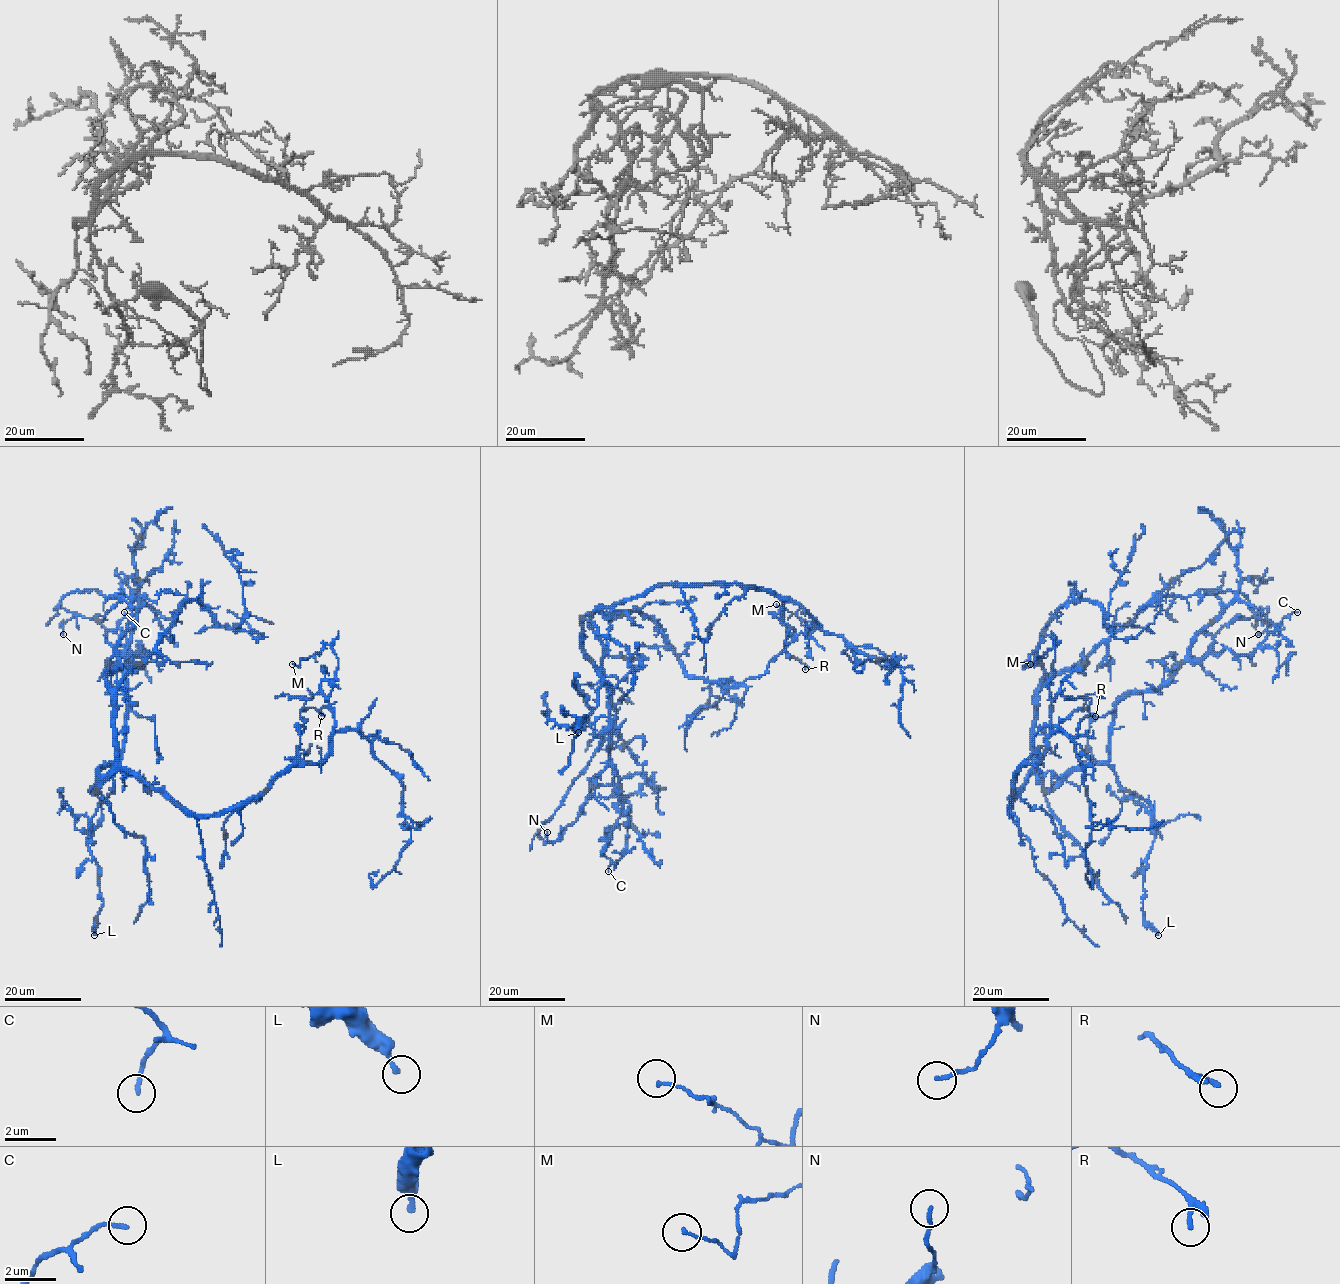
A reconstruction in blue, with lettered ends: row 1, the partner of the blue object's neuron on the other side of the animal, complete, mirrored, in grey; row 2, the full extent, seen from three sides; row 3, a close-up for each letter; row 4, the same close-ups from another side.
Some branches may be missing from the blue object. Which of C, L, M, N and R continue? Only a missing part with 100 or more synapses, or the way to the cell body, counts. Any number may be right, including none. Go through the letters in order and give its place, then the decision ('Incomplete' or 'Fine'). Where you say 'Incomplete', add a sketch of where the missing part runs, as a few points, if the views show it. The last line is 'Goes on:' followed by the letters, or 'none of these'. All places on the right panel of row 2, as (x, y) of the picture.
C: Place: (1297, 612). Fine
L: Place: (1158, 935). Fine
M: Place: (1030, 664). Fine
N: Place: (1258, 634). Fine
R: Place: (1095, 716). Fine
Goes on: none of these

